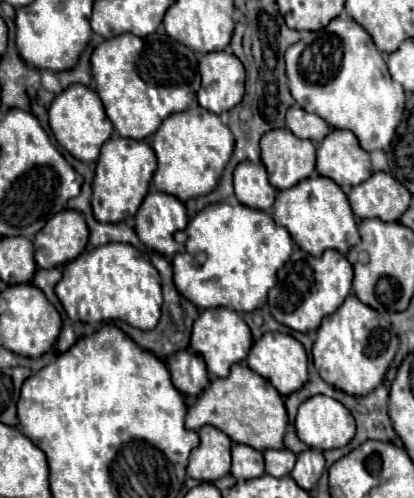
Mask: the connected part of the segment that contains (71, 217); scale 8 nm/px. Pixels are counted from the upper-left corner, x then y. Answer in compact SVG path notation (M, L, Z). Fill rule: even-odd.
M64 209L58 215L54 215L54 219L50 219L50 223L46 223L46 227L42 231L38 231L38 235L34 239L36 263L42 269L66 265L70 259L76 259L84 251L86 243L88 243L88 227L86 227L82 213L72 211L72 209Z

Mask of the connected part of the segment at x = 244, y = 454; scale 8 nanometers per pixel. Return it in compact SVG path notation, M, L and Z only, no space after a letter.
M234 443L232 445L232 471L230 475L236 481L248 481L256 479L264 473L264 463L262 463L262 453L248 447Z

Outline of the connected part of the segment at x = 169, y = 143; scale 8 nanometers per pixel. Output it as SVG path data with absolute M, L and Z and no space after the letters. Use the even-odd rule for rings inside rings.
M190 107L186 111L172 113L162 121L160 129L154 133L152 149L158 157L158 169L152 179L154 187L162 193L186 201L208 195L218 187L222 171L234 149L234 135L218 115L202 107Z

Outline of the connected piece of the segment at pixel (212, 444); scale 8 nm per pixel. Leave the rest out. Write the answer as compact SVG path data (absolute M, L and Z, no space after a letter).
M204 425L198 431L200 445L190 453L186 473L196 481L216 481L230 471L230 445L232 441L216 427Z

